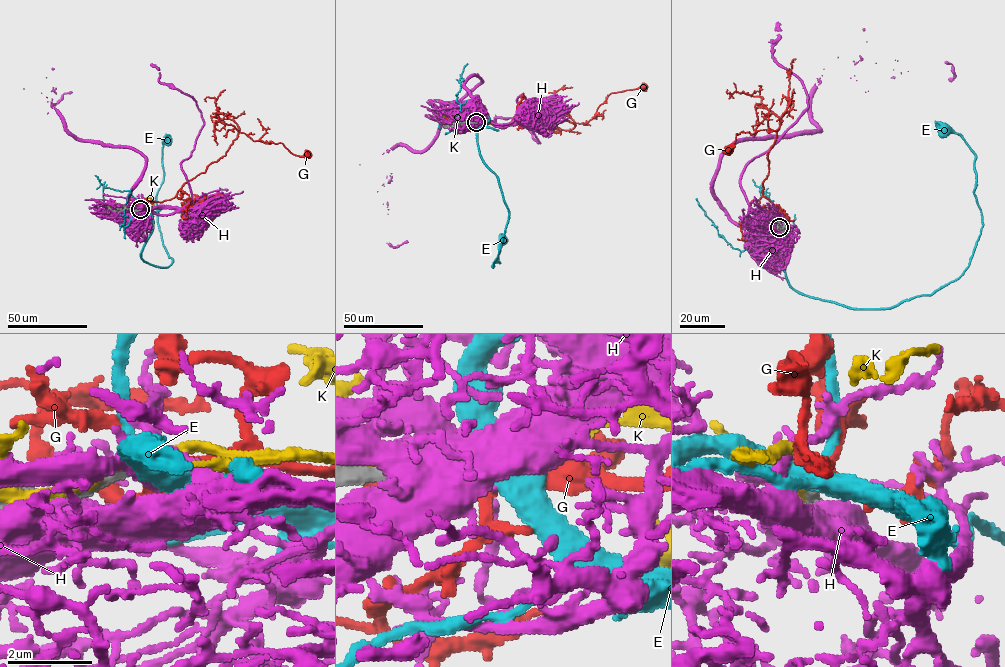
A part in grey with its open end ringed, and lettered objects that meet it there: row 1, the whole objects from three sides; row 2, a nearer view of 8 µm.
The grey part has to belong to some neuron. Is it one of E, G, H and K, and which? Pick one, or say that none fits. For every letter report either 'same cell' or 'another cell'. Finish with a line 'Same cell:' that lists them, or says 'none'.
E: another cell
G: same cell
H: another cell
K: another cell
Same cell: G

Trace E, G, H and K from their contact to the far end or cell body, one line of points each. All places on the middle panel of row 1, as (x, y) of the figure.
E: (476, 123), (481, 116), (489, 118), (479, 129), (477, 143), (508, 211), (492, 267), (499, 262), (504, 240)
G: (476, 122), (505, 128), (518, 111), (531, 111), (587, 123), (611, 93), (642, 87)
H: (476, 122), (472, 76), (481, 81), (428, 146), (382, 154), (389, 243), (408, 242)
K: (476, 122), (441, 116)

